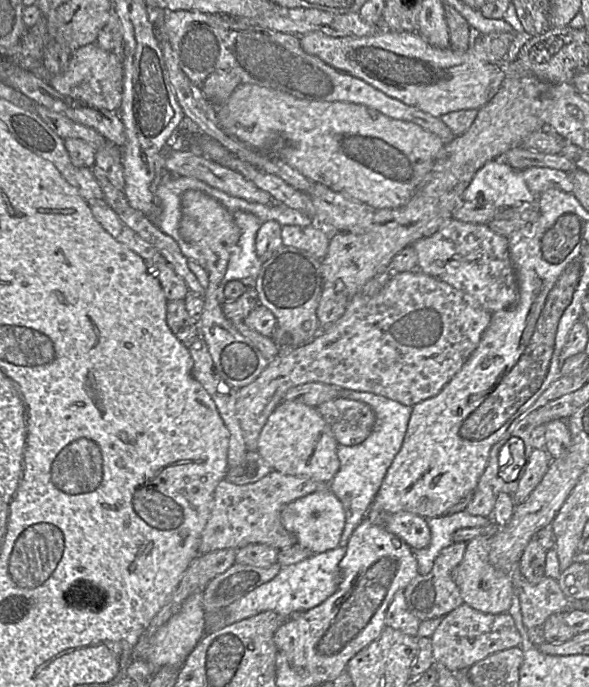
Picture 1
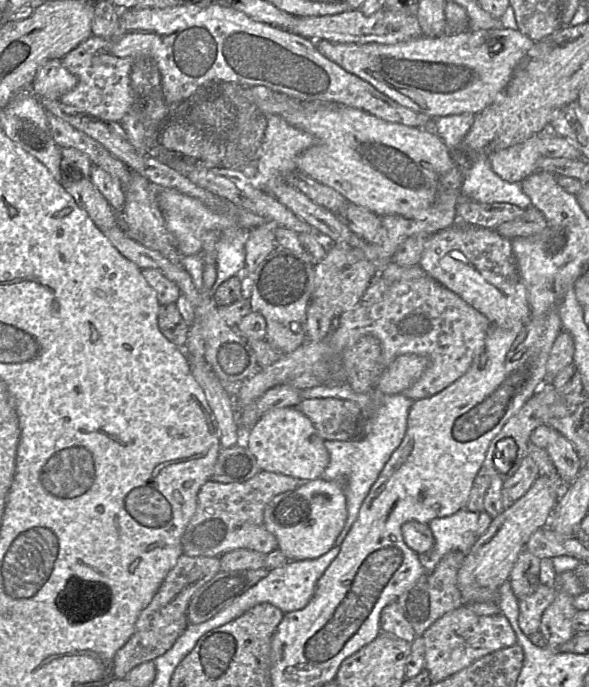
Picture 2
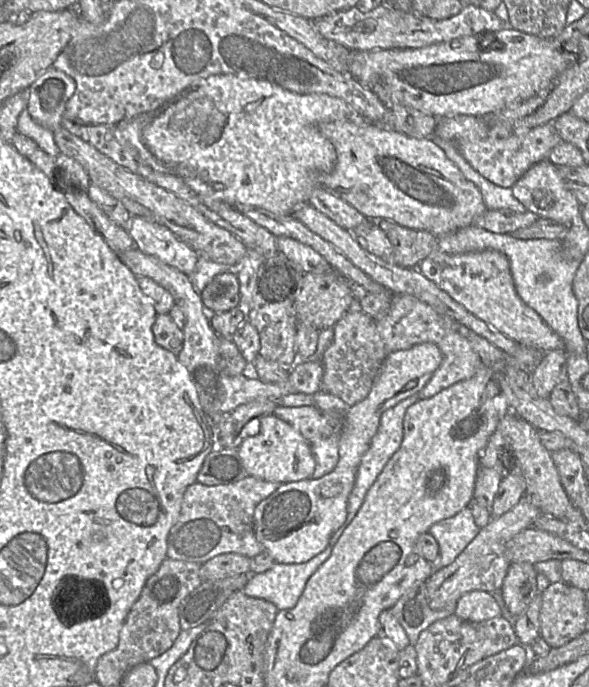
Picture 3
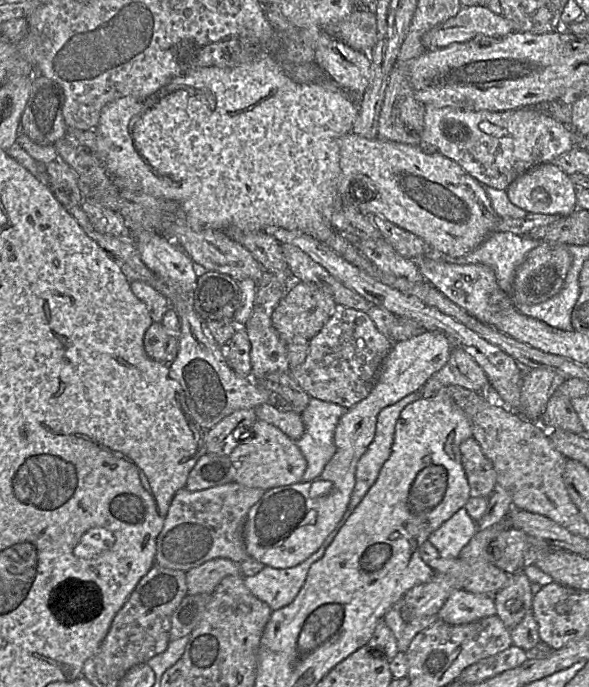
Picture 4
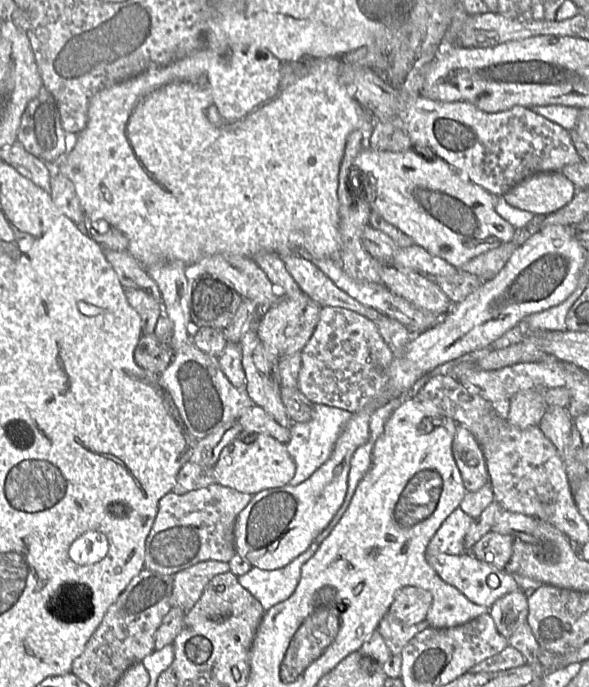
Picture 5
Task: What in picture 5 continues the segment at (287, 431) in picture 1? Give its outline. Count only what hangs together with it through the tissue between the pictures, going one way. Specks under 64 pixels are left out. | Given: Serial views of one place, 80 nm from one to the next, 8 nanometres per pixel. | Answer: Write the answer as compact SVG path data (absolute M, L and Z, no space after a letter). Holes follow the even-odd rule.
M241 433L223 448L213 469L217 484L254 495L264 489L288 484L294 477L296 466L285 444L262 433Z

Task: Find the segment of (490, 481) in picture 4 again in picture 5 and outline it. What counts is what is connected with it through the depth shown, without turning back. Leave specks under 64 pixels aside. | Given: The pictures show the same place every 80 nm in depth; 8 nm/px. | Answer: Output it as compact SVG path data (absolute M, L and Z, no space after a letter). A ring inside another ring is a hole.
M457 425L452 442L452 454L466 491L476 492L489 482L487 465L481 447L463 425Z

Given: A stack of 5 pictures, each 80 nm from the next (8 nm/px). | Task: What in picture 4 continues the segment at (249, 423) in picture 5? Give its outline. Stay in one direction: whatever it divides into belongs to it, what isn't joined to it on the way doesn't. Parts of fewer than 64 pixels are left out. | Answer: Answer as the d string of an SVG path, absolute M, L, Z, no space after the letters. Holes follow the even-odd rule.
M261 404L254 410L257 420L272 424L294 441L304 433L305 427L301 414L272 404Z

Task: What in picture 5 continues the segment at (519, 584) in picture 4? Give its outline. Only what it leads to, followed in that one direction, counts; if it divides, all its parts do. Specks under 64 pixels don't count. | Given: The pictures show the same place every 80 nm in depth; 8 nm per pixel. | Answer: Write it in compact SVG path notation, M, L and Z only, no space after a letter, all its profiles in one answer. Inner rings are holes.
M523 589L510 592L497 599L490 607L498 632L510 639L517 628L527 621L529 613L528 596Z

